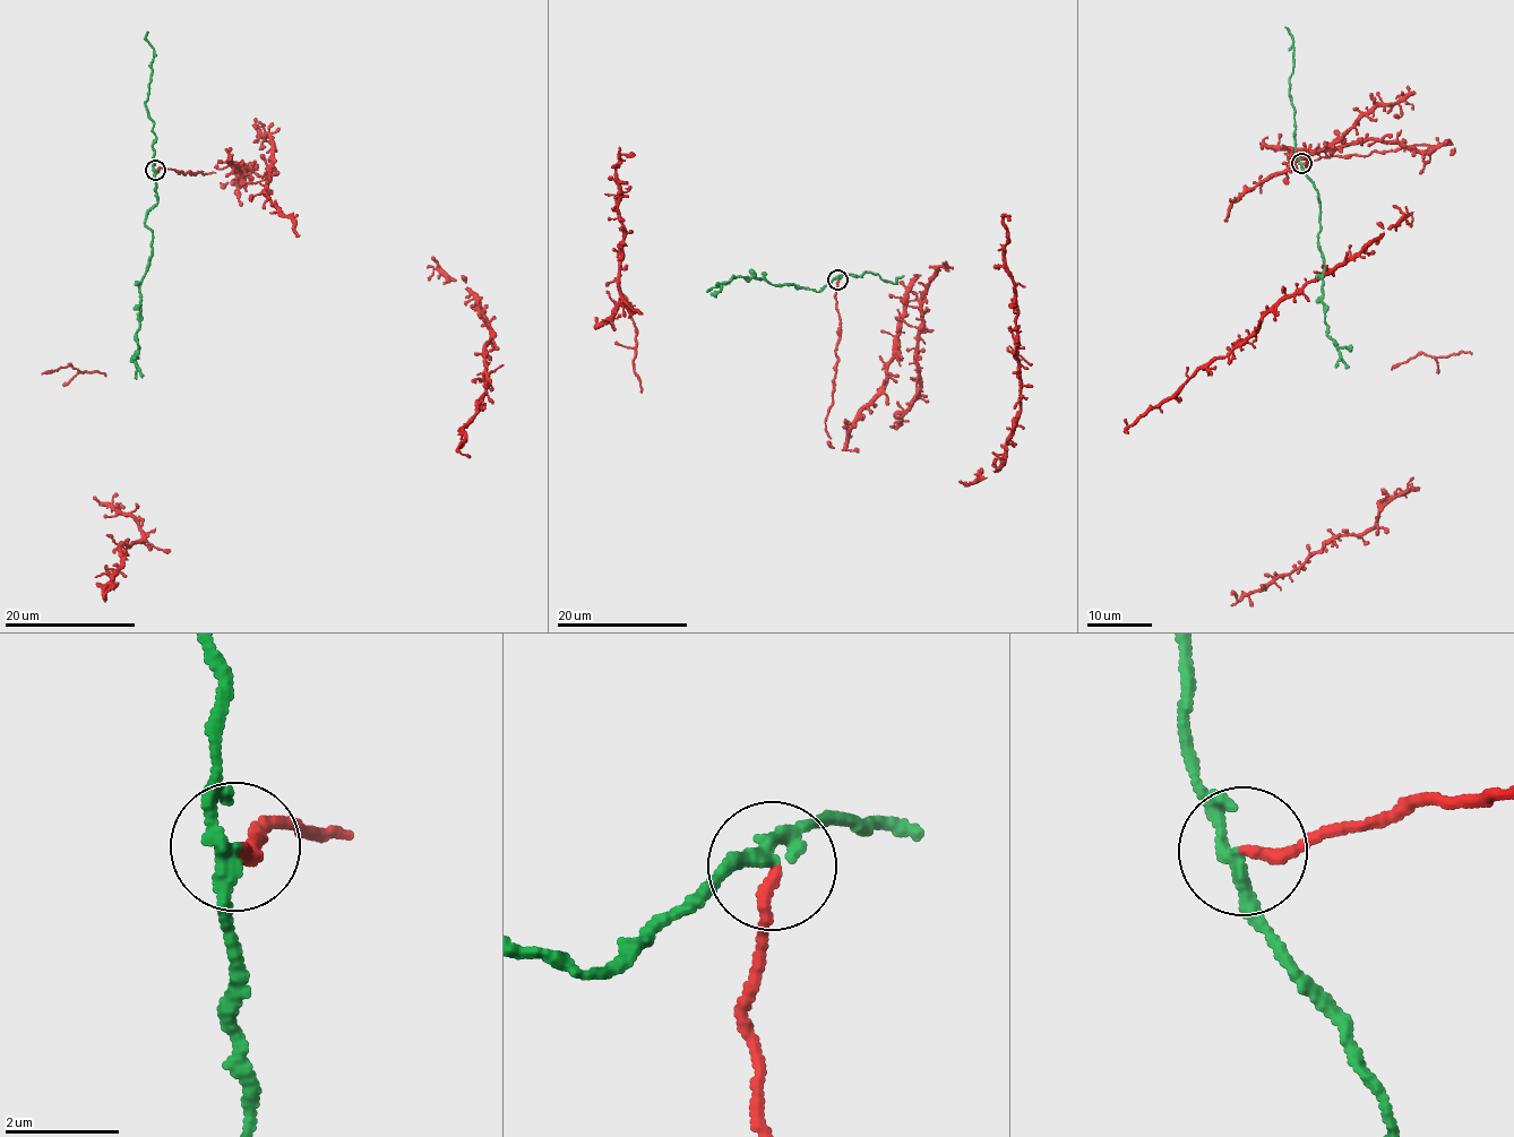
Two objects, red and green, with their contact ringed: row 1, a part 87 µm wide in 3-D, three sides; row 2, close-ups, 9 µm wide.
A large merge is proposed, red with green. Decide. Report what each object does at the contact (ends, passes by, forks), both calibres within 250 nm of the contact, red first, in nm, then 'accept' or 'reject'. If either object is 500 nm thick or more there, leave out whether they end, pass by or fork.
red ends; green passes by; calibres 200 and 200 nm; reject

